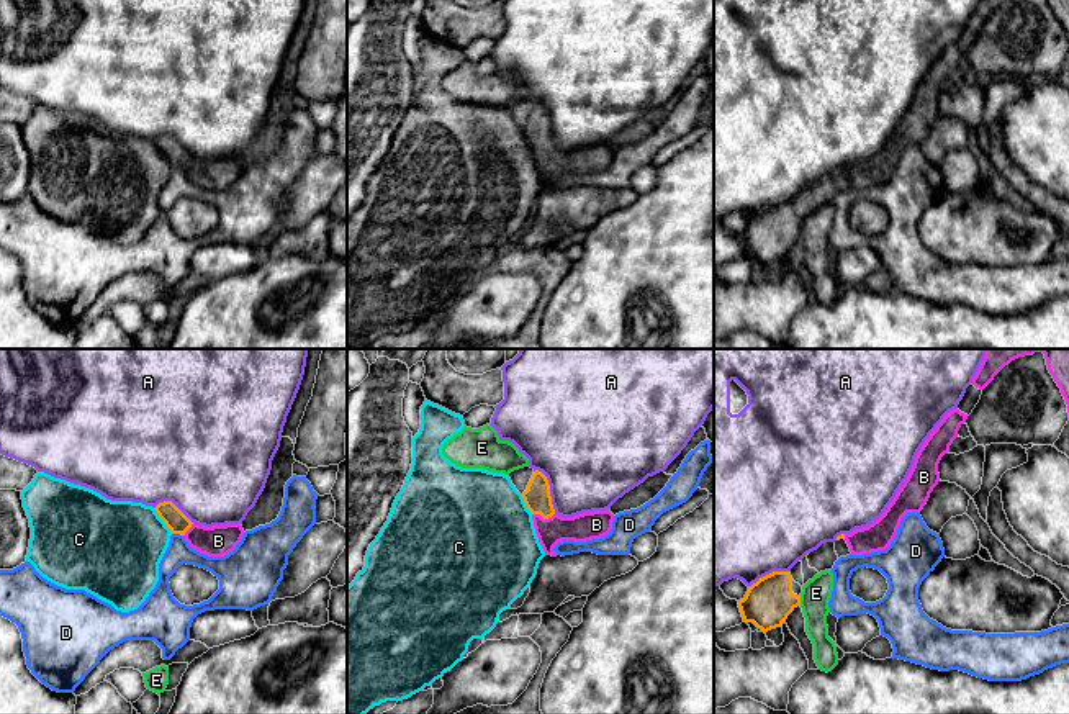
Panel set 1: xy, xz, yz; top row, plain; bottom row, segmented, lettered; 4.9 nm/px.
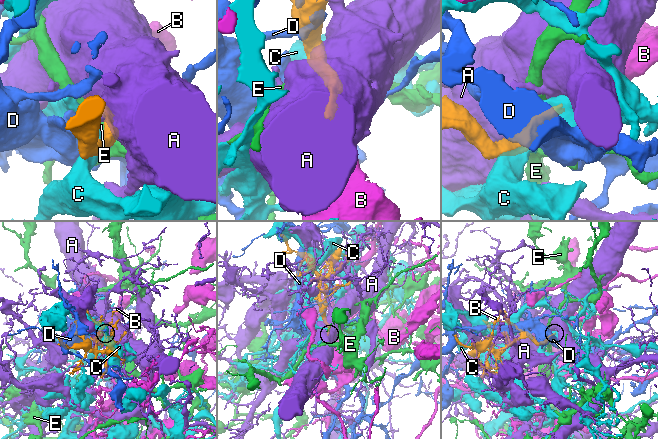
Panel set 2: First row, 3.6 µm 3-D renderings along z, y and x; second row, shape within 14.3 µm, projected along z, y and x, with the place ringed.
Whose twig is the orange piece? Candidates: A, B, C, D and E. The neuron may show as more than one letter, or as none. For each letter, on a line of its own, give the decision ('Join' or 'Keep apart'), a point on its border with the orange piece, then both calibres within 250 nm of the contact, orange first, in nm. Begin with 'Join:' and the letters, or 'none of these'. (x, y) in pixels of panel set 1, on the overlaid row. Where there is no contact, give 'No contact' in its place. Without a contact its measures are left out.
Join: B
A: Keep apart. Touches orange at xz (549, 490). Thickness 130 nm (orange) against 460 nm
B: Join. Touches orange at xz (544, 518). Thickness 130 nm (orange) against 140 nm
C: Keep apart. Touches orange at xy (162, 519). Thickness 100 nm (orange) against 440 nm
D: Keep apart. Touches orange at xy (177, 533). Thickness 100 nm (orange) against 120 nm
E: Keep apart. Touches orange at yz (799, 600). Thickness 240 nm (orange) against 140 nm

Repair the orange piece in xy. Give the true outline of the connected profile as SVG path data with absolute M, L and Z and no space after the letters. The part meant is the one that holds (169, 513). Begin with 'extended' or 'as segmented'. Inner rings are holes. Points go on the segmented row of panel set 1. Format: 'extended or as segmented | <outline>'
extended | M172 501L159 503L159 517L172 534L185 537L188 545L208 557L224 557L236 549L244 536L241 524L205 527L192 522Z

